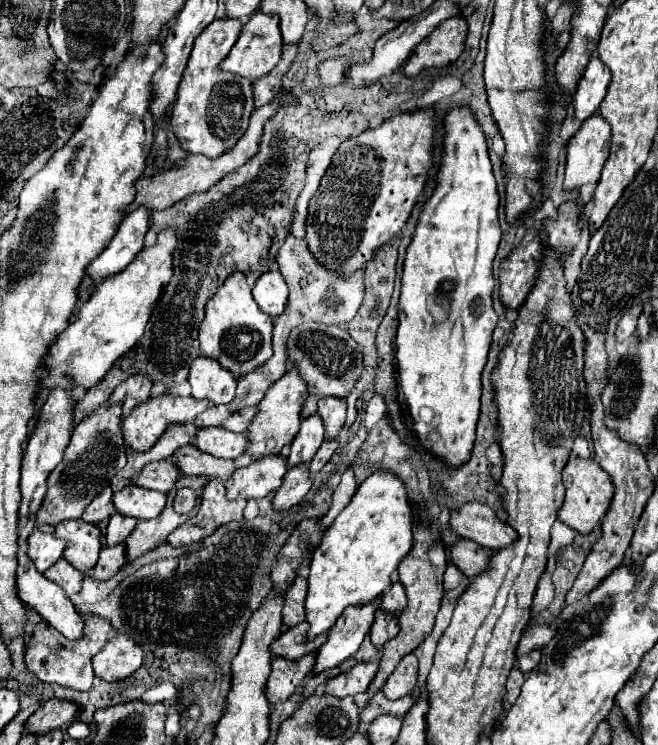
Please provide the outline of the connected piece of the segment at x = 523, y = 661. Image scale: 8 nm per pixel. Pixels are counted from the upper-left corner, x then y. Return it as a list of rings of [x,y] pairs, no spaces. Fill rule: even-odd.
[[[530,651],[530,653],[520,655],[520,657],[516,659],[518,669],[520,669],[522,673],[528,673],[532,667],[536,667],[536,663],[538,663],[538,661],[540,661],[540,651]]]

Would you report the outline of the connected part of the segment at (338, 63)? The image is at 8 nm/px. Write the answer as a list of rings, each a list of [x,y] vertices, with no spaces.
[[[336,57],[336,59],[320,61],[316,71],[318,71],[318,77],[324,85],[334,87],[334,85],[342,83],[342,73],[348,69],[348,65],[350,65],[348,57]]]

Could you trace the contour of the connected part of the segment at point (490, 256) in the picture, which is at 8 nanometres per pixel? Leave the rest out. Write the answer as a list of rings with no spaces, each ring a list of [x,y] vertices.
[[[456,107],[446,115],[444,155],[436,193],[426,201],[422,209],[414,239],[404,259],[398,315],[400,325],[396,335],[400,387],[404,391],[406,405],[414,423],[412,427],[418,433],[422,445],[446,459],[450,465],[460,465],[466,461],[466,457],[470,457],[476,421],[480,415],[480,373],[486,365],[492,331],[498,321],[498,315],[492,307],[492,263],[502,237],[498,223],[498,201],[500,197],[486,149],[486,137],[472,111],[466,107]]]

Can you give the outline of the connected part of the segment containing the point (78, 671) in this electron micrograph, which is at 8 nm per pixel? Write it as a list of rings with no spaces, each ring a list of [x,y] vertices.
[[[84,615],[86,627],[84,627],[84,639],[80,643],[68,641],[62,633],[58,633],[54,627],[44,625],[40,621],[32,627],[26,643],[26,667],[44,683],[58,683],[62,687],[70,687],[76,691],[88,691],[94,681],[94,671],[90,665],[90,659],[108,643],[108,631],[110,623],[104,619],[96,619],[94,615]]]

